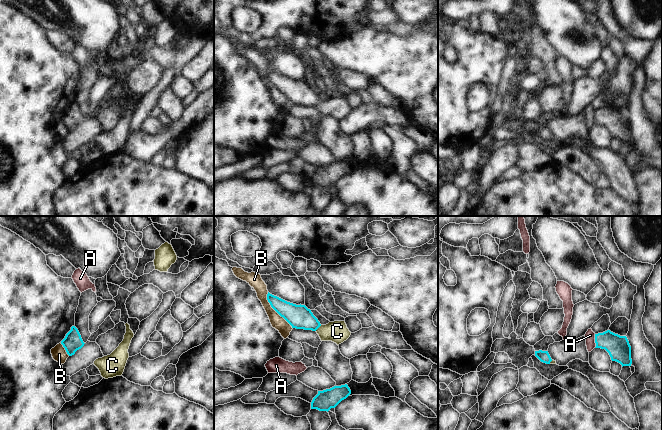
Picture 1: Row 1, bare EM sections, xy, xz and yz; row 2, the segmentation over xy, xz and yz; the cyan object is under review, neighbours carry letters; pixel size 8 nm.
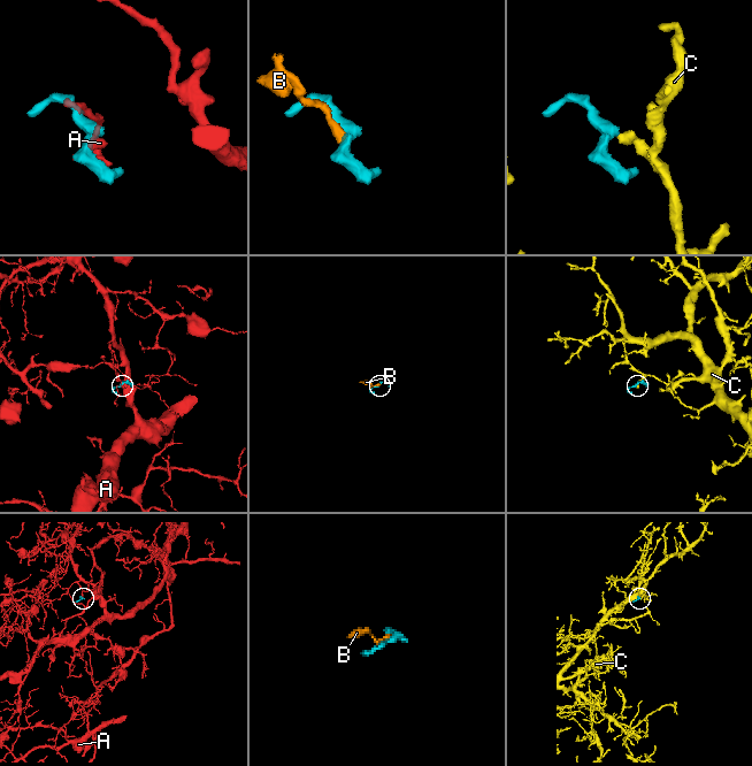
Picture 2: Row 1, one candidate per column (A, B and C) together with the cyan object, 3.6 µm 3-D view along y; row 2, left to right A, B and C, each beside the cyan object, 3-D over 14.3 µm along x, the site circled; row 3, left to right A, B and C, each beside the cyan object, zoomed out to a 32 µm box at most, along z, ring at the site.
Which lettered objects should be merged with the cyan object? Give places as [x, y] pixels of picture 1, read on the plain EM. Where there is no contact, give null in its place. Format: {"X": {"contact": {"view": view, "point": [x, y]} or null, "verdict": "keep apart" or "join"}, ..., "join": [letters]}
{"A": {"contact": {"view": "yz", "point": [595, 117]}, "verdict": "keep apart"}, "B": {"contact": {"view": "xz", "point": [275, 86]}, "verdict": "keep apart"}, "C": {"contact": {"view": "xz", "point": [318, 103]}, "verdict": "join"}, "join": ["C"]}

